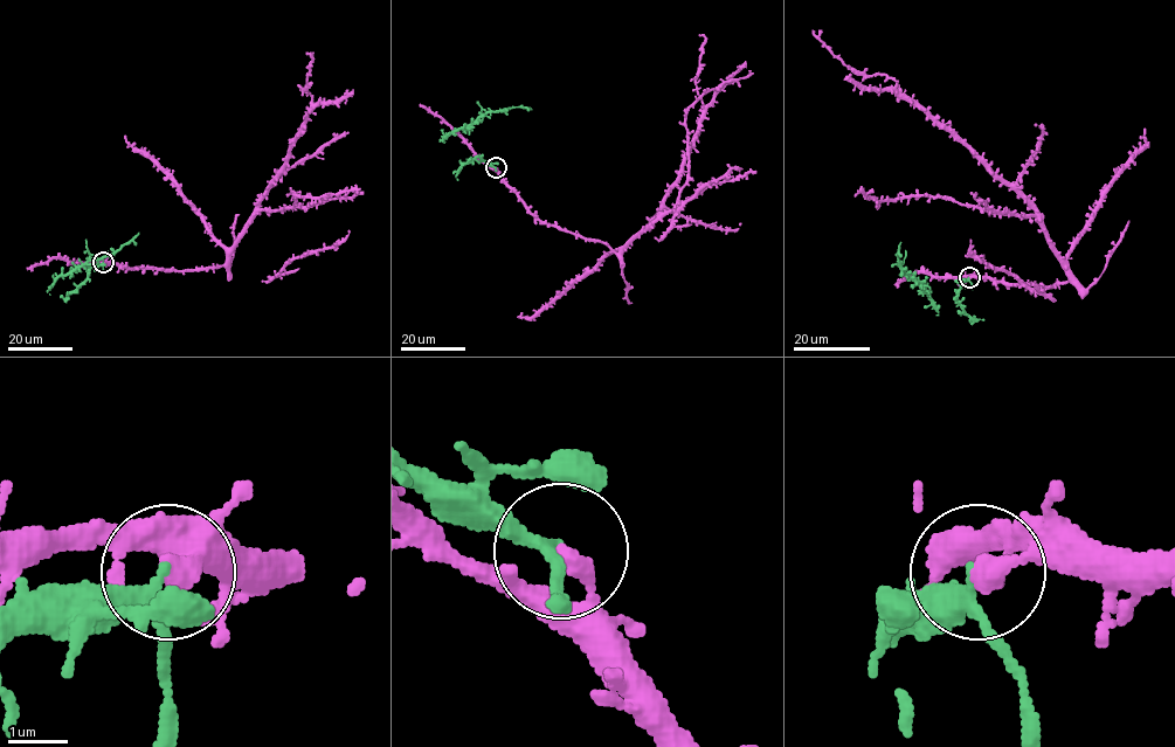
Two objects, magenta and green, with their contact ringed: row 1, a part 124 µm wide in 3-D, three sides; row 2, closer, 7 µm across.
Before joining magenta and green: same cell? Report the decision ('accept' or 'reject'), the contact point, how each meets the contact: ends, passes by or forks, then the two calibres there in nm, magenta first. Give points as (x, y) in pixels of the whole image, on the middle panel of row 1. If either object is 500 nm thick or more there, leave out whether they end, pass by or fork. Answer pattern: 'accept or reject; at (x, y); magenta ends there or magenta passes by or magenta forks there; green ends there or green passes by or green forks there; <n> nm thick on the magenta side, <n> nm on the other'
reject; at (496, 167); magenta ends there; green passes by; 360 nm thick on the magenta side, 180 nm on the other

